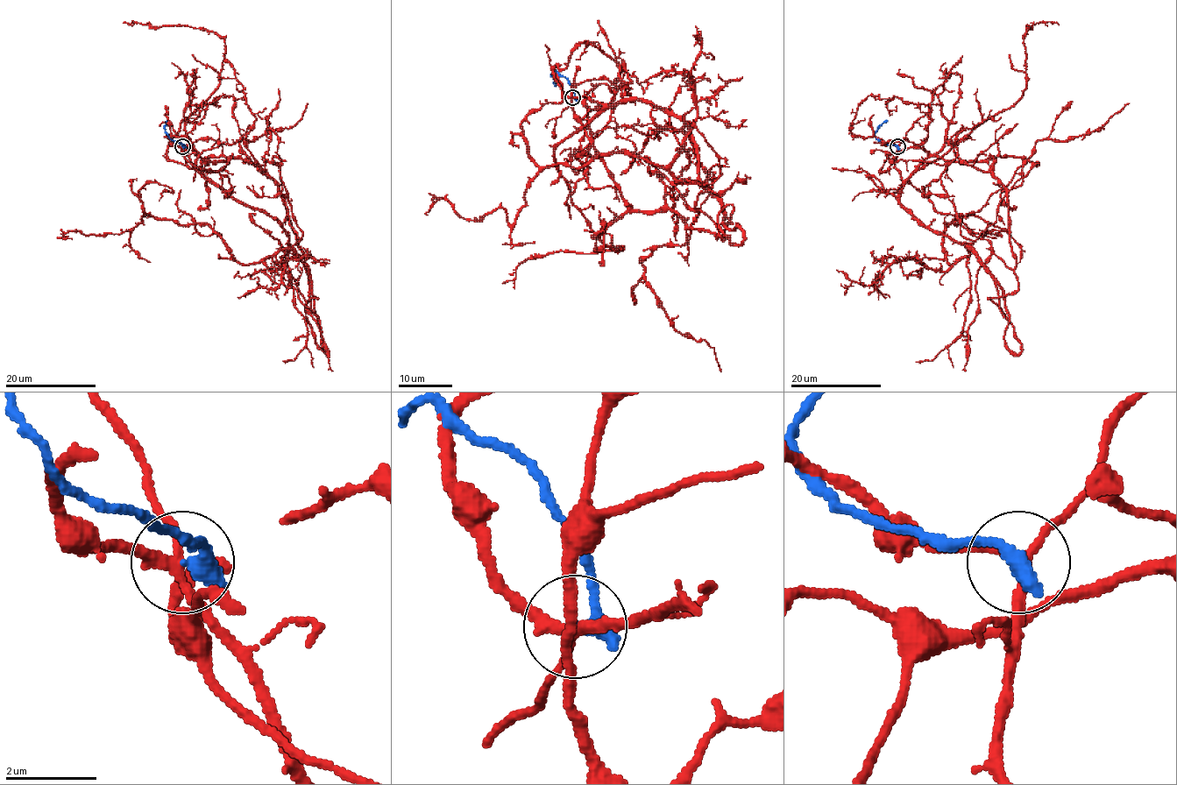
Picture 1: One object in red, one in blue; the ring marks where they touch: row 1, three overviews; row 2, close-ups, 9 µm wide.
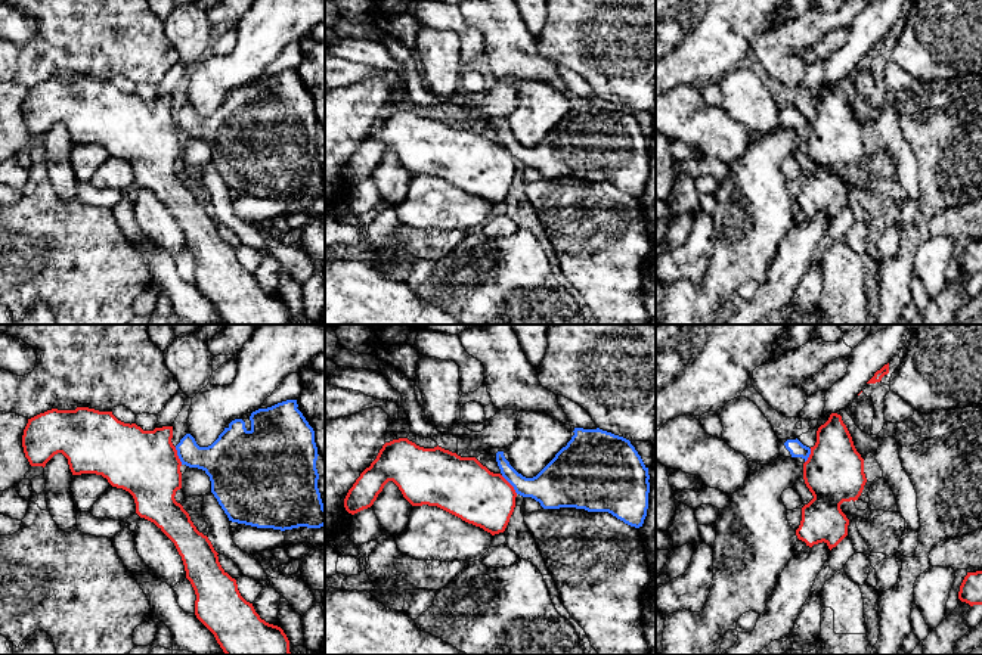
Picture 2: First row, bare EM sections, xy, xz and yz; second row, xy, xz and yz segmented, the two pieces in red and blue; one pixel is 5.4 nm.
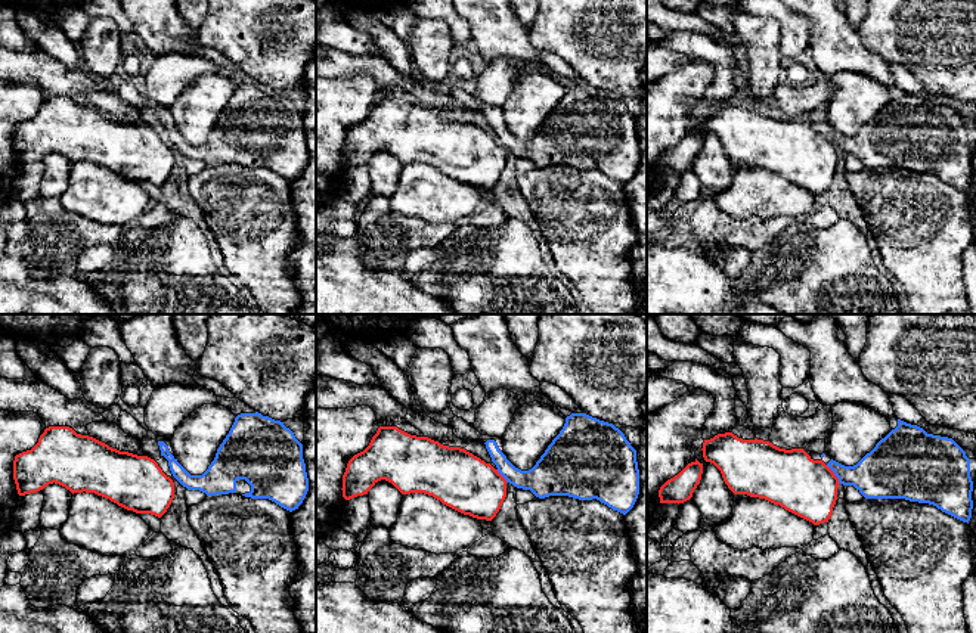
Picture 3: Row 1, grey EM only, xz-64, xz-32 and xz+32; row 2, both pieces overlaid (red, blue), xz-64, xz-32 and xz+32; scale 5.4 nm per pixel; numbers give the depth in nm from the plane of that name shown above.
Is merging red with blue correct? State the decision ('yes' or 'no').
no

